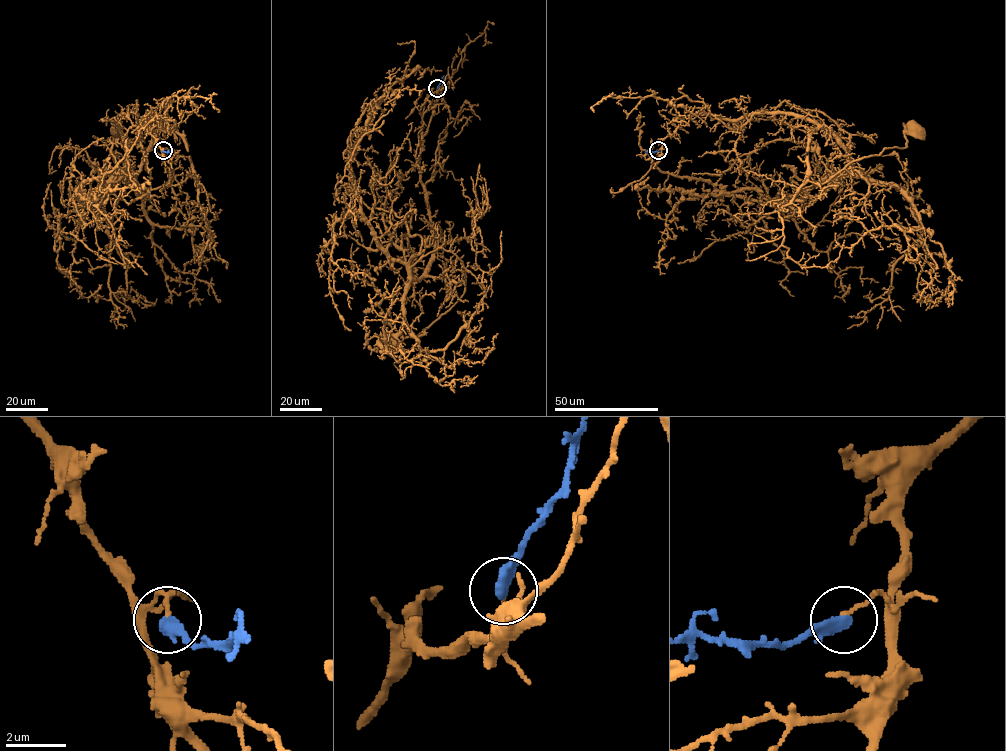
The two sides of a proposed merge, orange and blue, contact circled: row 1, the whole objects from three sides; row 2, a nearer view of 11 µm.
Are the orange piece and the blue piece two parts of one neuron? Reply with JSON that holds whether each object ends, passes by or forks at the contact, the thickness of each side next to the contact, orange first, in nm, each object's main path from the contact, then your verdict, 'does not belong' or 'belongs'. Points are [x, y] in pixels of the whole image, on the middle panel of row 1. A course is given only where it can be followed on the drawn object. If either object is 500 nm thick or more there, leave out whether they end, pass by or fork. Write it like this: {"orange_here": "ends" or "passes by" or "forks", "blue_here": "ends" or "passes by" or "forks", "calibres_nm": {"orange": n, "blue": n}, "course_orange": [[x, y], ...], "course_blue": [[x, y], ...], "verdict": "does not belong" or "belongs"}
{"orange_here": "ends", "blue_here": "ends", "calibres_nm": {"orange": 120, "blue": 460}, "course_orange": [[437, 88], [421, 106], [419, 168], [434, 258], [410, 276], [443, 248], [462, 263], [465, 291], [391, 343]], "course_blue": [[437, 88], [444, 76]], "verdict": "does not belong"}

